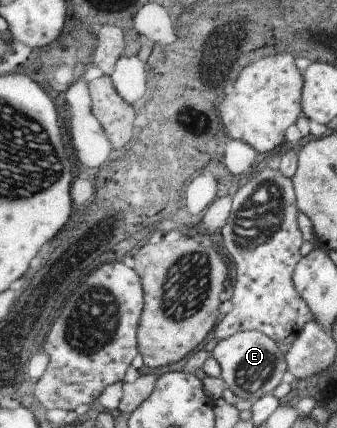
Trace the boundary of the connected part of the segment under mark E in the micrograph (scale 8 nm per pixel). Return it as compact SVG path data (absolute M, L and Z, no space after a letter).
M245 330L218 342L212 354L222 370L221 378L226 387L235 396L249 402L274 394L288 370L285 348L257 330Z

